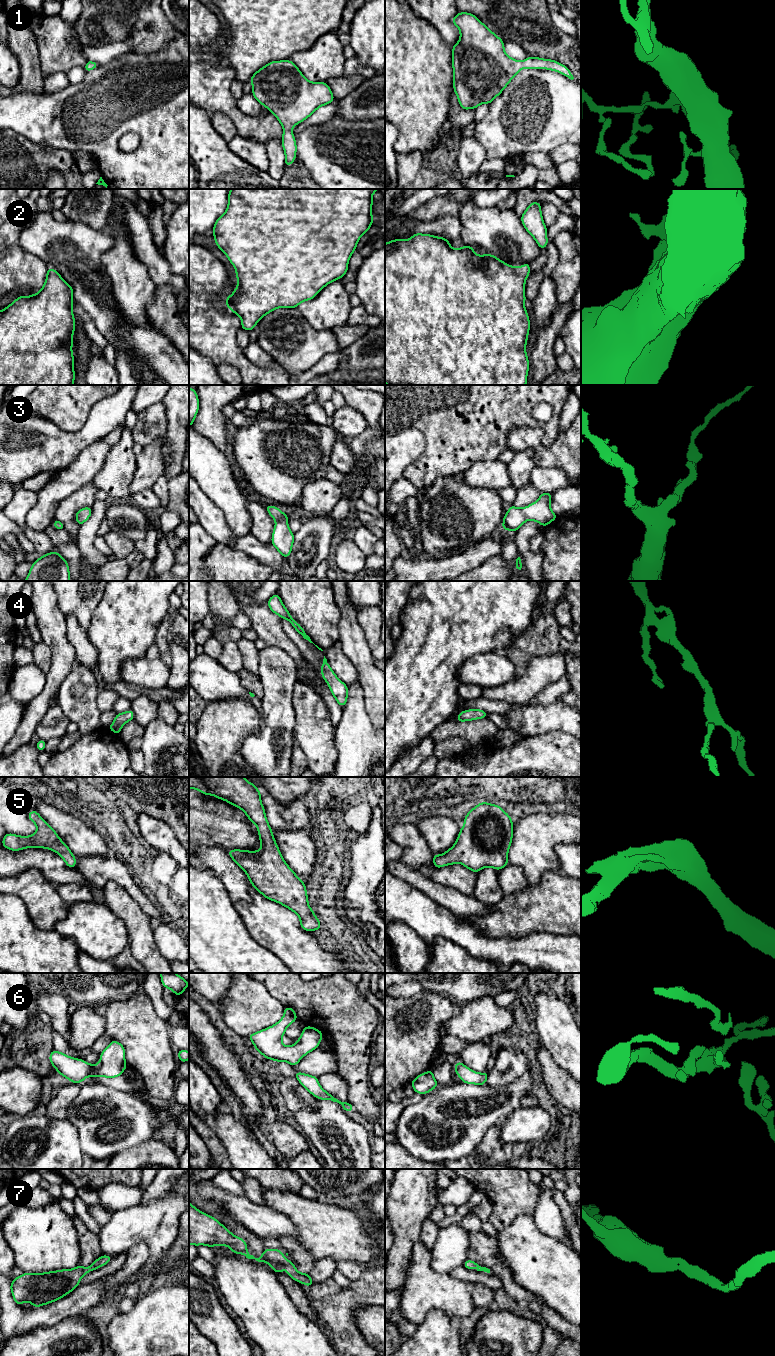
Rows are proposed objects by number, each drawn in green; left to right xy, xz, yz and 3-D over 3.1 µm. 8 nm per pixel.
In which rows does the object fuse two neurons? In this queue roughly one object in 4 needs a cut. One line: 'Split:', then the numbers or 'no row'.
Split: no row

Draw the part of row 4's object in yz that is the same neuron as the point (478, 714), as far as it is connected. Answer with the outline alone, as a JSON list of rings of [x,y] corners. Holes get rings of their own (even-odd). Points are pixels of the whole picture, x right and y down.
[[[480,709],[463,710],[456,718],[458,722],[487,718],[488,713]]]

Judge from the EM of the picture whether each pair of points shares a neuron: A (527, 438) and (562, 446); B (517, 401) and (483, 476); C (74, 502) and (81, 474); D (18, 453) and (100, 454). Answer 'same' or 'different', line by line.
A: same
B: different
C: different
D: different

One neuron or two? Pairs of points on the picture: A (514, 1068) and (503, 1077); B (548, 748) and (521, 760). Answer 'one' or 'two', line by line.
A: one
B: one

